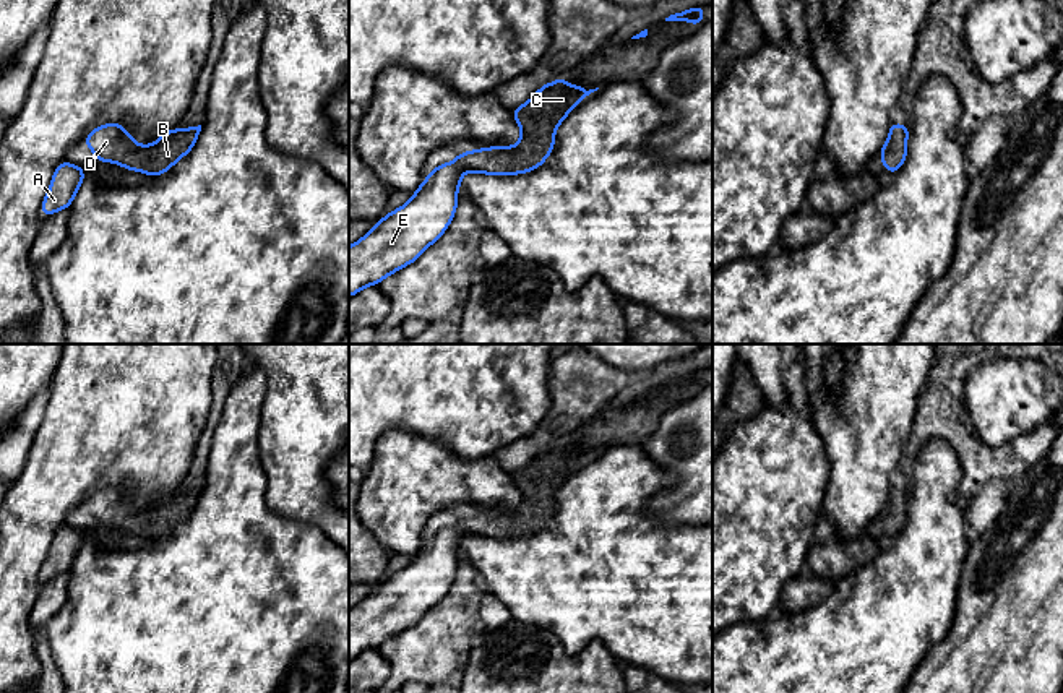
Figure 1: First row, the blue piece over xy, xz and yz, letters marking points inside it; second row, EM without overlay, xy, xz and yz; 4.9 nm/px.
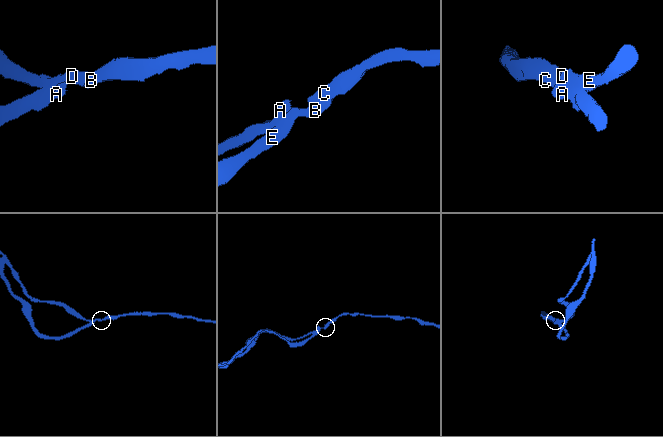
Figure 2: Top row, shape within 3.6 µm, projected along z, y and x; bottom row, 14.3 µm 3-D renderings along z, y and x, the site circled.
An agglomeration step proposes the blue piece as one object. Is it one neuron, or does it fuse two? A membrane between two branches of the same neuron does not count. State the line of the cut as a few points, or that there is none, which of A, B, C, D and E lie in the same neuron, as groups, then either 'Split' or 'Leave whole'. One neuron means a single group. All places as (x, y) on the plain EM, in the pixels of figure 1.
No split. Groups: A B C D E. Leave whole

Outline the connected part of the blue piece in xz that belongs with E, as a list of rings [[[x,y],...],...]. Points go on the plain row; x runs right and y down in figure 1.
[[[563,441],[544,448],[523,469],[511,474],[521,490],[518,508],[506,511],[480,511],[466,514],[448,527],[437,529],[412,562],[401,571],[380,583],[359,605],[349,610],[349,661],[367,649],[378,649],[381,643],[414,626],[448,592],[458,571],[458,552],[466,536],[485,539],[516,539],[531,536],[544,527],[555,510],[555,493],[565,480],[596,453],[573,450]]]

